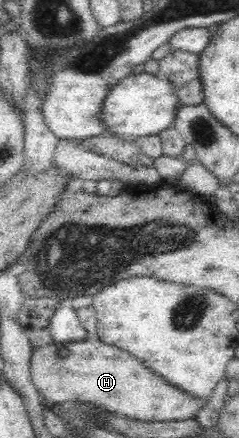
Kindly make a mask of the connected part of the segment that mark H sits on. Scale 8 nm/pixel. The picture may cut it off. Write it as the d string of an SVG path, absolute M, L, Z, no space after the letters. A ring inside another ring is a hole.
M98 337L51 342L36 348L30 375L37 392L49 406L83 403L101 413L121 414L138 421L180 421L193 418L204 403L177 389L144 367L129 352L103 343Z

